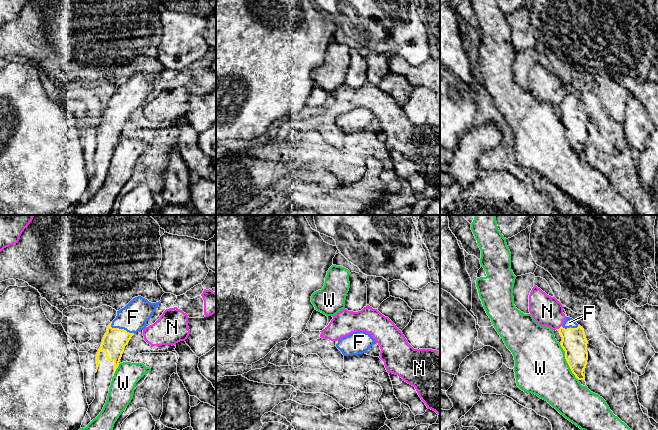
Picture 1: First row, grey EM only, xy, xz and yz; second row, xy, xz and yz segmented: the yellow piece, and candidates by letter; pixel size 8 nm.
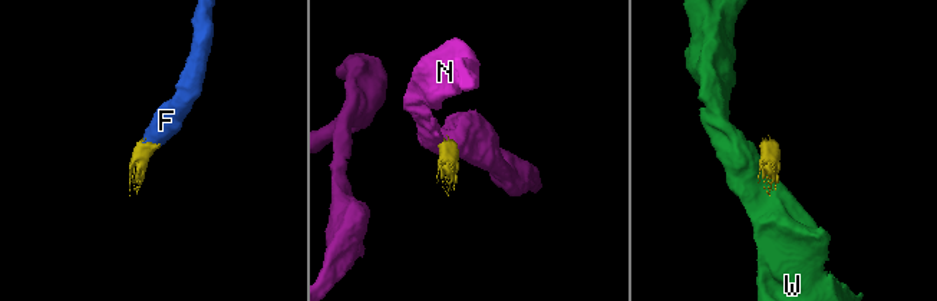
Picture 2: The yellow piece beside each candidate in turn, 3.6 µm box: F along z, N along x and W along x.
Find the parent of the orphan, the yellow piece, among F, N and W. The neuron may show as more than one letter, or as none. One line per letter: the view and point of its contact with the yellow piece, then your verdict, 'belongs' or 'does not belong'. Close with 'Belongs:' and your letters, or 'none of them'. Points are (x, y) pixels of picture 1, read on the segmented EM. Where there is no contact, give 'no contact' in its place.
F: xy (122, 329) | belongs
N: yz (560, 327) | does not belong
W: yz (567, 362) | does not belong
Belongs: F

